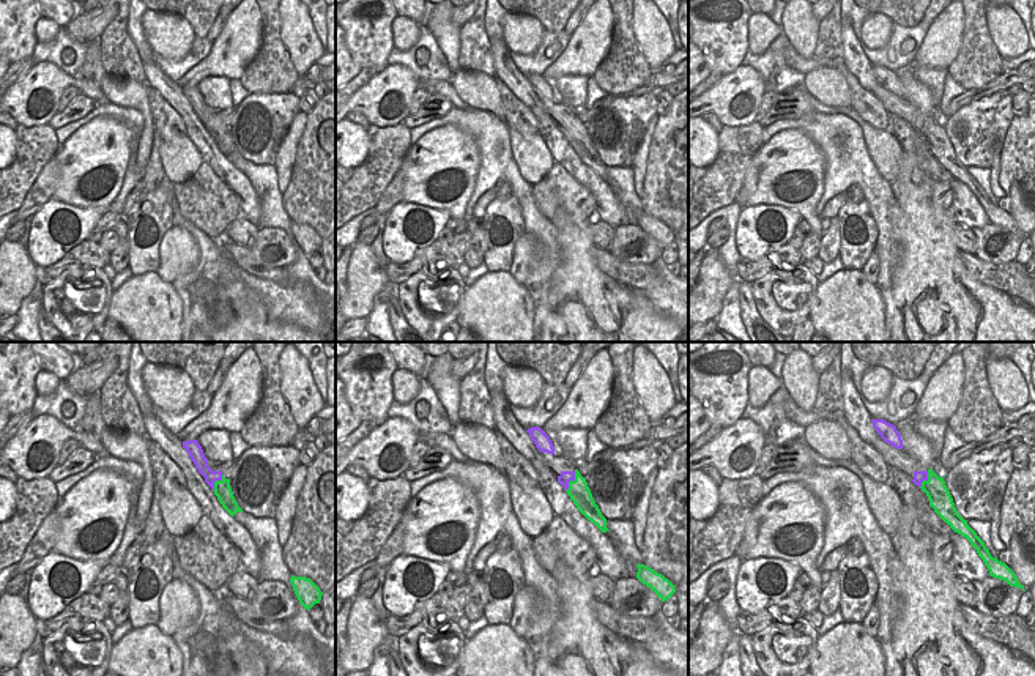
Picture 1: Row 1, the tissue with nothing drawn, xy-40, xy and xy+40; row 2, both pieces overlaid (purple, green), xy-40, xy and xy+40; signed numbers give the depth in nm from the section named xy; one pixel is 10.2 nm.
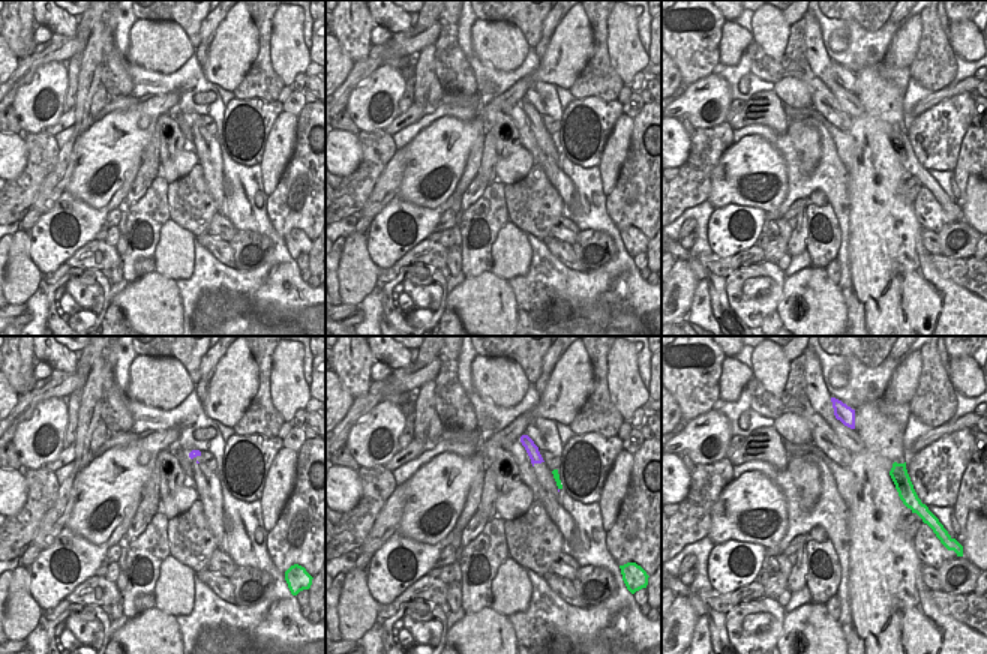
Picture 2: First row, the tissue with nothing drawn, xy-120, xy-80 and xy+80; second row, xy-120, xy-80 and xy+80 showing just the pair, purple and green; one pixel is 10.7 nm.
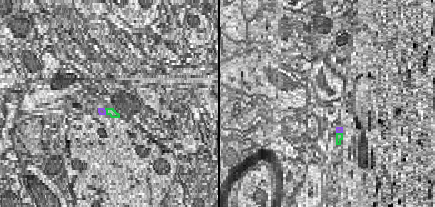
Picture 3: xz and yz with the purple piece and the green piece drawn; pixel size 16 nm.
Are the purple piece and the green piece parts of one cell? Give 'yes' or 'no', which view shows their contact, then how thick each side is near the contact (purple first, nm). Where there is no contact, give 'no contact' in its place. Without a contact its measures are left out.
no; contact in xy; calibres 130 and 220 nm

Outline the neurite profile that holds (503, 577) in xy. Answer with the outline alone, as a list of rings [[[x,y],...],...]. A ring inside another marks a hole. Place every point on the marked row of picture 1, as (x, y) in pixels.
[[[510,548],[507,553],[495,552],[490,555],[480,570],[480,581],[487,592],[484,607],[487,622],[490,626],[510,626],[514,597],[525,588],[525,574],[517,550]]]

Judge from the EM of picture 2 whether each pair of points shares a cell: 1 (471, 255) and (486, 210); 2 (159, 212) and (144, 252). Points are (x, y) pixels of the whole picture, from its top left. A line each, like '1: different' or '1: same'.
1: same
2: same

